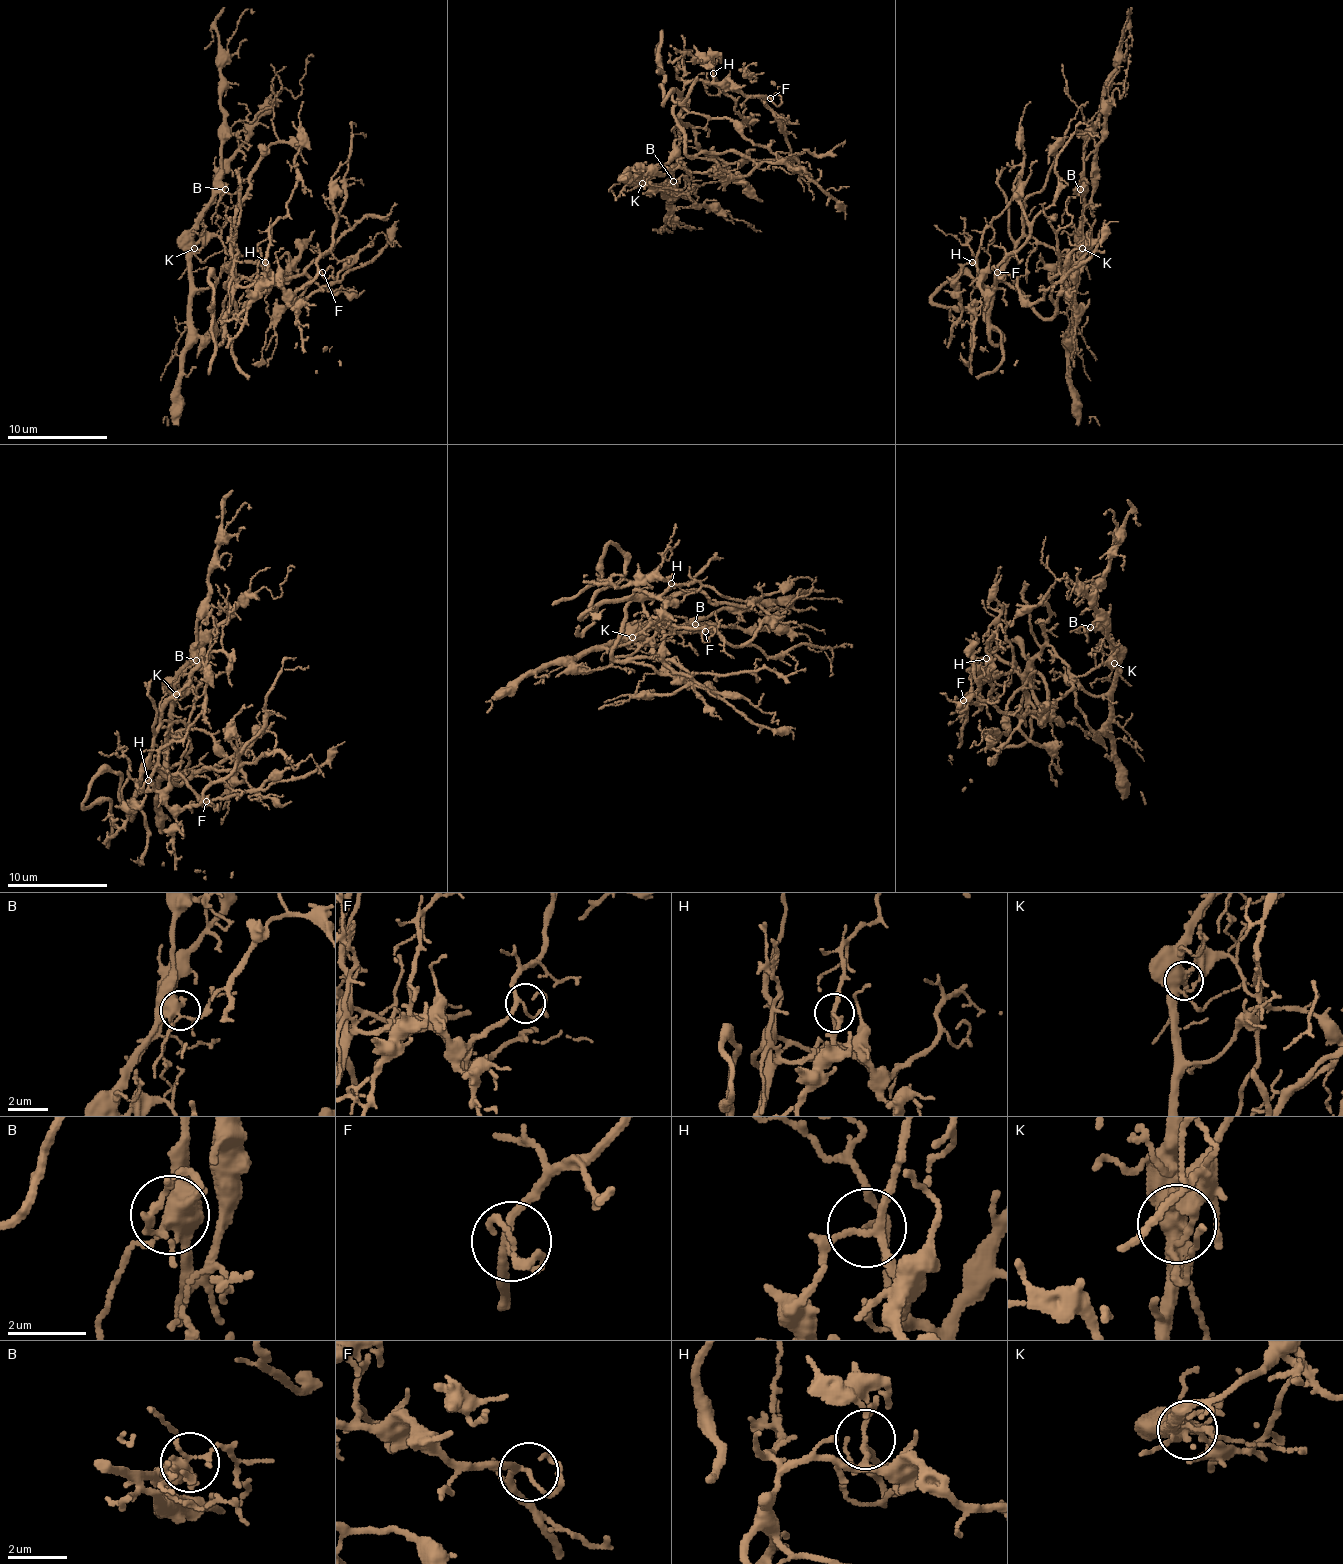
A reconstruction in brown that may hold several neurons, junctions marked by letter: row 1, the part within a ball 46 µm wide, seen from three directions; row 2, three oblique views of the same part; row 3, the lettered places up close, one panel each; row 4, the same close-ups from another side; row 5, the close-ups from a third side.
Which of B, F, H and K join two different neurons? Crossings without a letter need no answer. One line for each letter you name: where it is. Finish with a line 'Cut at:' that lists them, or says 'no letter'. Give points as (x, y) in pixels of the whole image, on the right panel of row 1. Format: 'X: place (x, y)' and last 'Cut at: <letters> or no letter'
K: place (1082, 248)
Cut at: K

